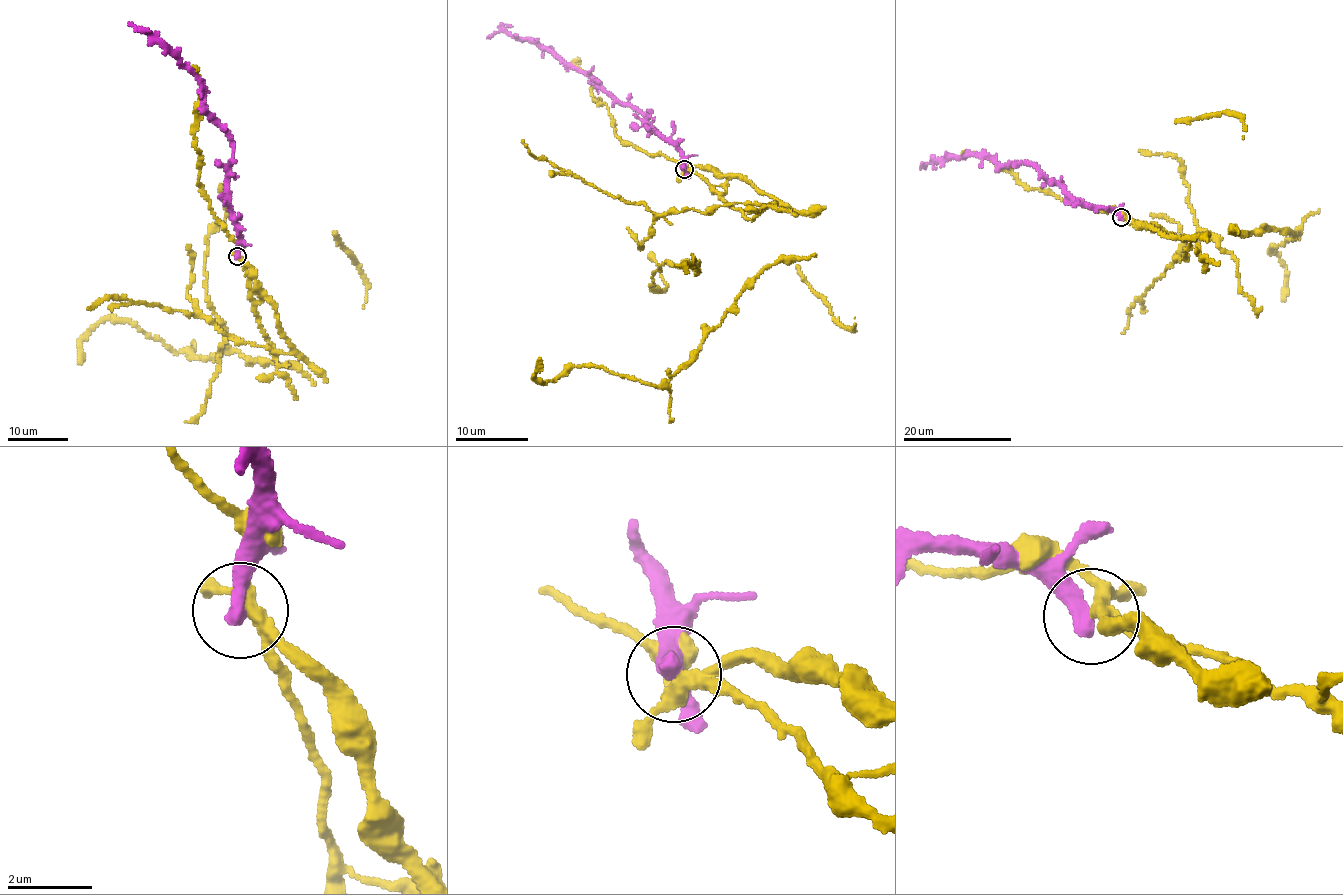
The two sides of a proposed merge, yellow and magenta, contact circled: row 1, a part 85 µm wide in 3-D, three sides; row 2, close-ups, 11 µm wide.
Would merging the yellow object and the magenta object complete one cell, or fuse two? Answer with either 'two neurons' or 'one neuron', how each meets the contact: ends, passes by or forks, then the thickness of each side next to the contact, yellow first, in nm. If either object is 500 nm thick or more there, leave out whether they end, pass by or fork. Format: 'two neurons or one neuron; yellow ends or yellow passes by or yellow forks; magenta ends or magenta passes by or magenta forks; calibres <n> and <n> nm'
two neurons; yellow forks; magenta ends; calibres 280 and 440 nm

